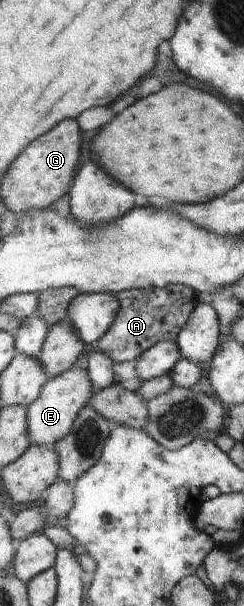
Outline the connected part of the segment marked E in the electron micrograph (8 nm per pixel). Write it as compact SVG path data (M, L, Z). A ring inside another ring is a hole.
M77 365L53 379L46 380L41 387L39 397L27 406L27 433L30 445L53 446L63 437L67 437L75 417L88 405L92 393L93 387L87 377L87 371L79 369Z

